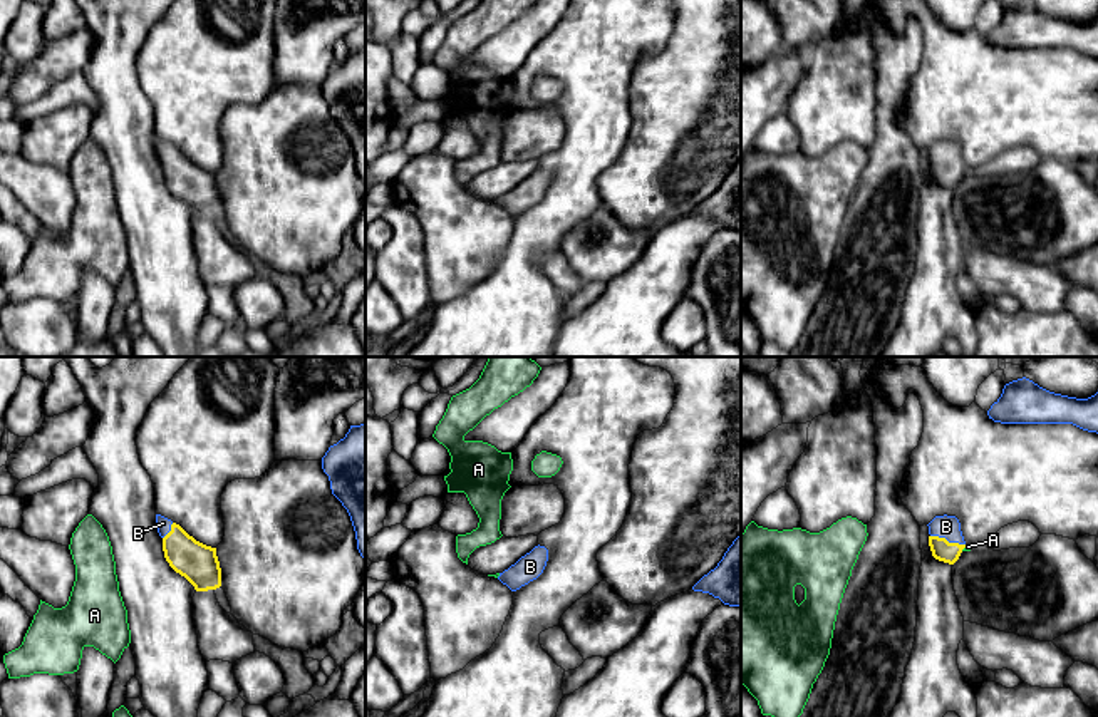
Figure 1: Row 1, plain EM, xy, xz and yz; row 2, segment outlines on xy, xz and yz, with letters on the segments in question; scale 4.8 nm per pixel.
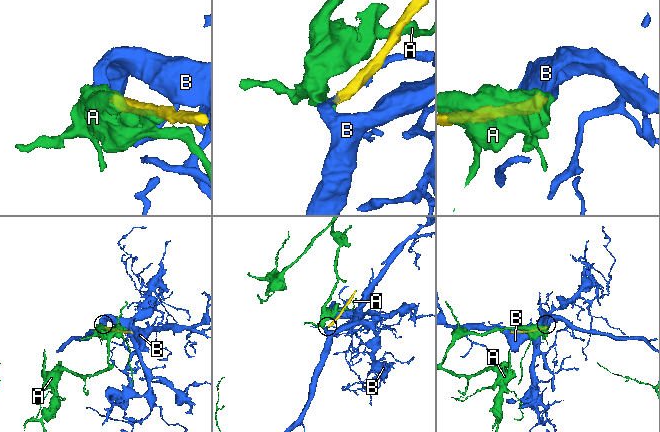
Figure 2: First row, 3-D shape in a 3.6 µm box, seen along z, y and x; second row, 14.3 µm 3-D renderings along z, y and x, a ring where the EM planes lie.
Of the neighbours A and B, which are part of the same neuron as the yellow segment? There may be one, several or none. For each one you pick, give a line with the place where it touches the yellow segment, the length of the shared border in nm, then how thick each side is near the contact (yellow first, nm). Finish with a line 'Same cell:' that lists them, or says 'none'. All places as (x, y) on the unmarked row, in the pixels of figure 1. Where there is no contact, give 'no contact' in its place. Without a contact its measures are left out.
B: meets yellow in yz at (946, 165); contact 180 nm long; 100 nm thick on the yellow side, 110 nm on the other
Same cell: B

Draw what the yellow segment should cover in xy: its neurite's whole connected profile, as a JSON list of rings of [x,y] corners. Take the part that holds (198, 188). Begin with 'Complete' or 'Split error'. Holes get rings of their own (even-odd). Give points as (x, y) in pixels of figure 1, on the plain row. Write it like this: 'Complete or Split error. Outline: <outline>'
Split error. Outline: [[[156,139],[156,151],[163,162],[164,183],[176,198],[184,201],[196,216],[221,211],[216,173],[196,166],[179,149],[161,139]]]

